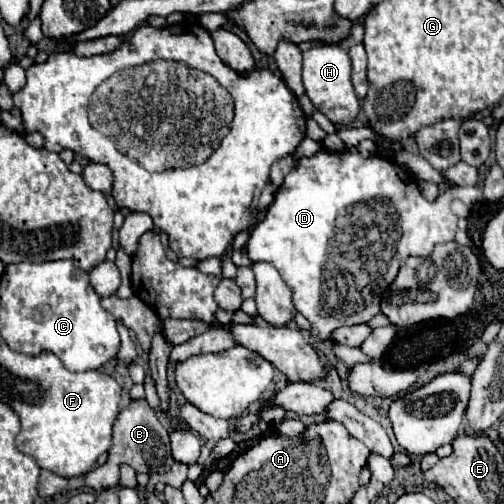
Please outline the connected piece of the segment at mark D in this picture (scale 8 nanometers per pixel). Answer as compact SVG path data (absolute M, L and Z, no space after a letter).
M318 151L314 157L308 157L308 159L300 159L296 169L290 171L282 183L282 187L278 189L276 193L276 199L274 203L270 205L264 221L260 225L256 225L256 229L252 231L250 239L248 239L248 257L250 261L266 261L266 263L272 263L280 277L284 279L284 283L292 289L292 301L294 301L294 307L298 313L302 313L308 321L310 321L310 337L324 343L324 341L332 341L332 333L338 329L338 327L344 327L344 325L358 325L358 323L368 323L374 315L380 313L380 299L382 299L382 293L392 285L392 281L396 279L398 275L398 269L400 265L408 259L408 257L428 257L434 249L436 243L446 243L446 241L454 241L454 233L456 233L456 223L458 223L458 217L452 213L450 209L450 203L452 199L458 197L458 193L478 193L480 189L476 187L454 187L450 191L444 191L440 193L434 201L426 201L420 191L418 191L418 185L416 181L406 173L402 171L394 161L390 161L388 157L380 157L380 155L372 155L368 159L360 157L358 153L332 153L332 151Z

